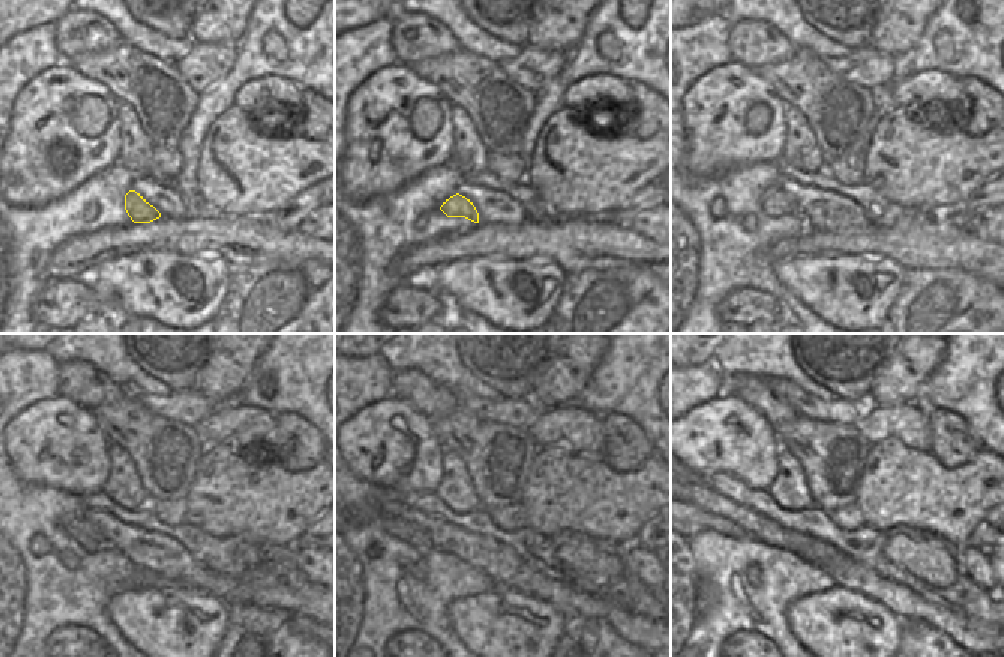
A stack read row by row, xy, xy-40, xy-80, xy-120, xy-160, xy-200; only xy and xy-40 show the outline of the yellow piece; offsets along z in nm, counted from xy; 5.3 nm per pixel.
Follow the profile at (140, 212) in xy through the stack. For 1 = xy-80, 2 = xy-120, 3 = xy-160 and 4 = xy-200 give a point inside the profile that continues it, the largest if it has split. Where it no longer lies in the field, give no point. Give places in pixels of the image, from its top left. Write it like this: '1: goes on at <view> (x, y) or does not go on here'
1: goes on at xy-80 (775, 203)
2: goes on at xy-120 (86, 534)
3: goes on at xy-160 (408, 533)
4: goes on at xy-200 (701, 521)

